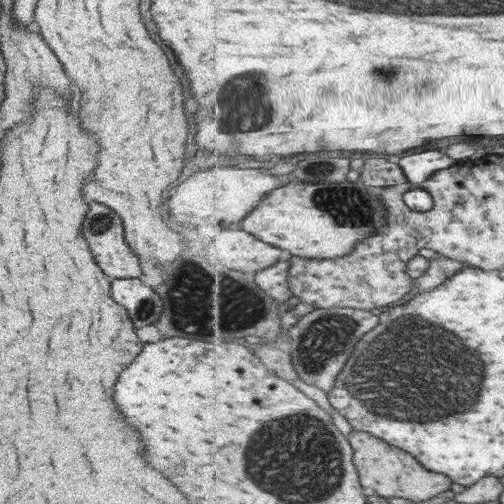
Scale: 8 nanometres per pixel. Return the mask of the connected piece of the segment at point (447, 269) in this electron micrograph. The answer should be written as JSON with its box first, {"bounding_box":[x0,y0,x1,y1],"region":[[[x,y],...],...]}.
{"bounding_box":[416,255,467,293],"region":[[[442,255],[434,256],[428,263],[429,269],[427,269],[427,273],[416,280],[418,293],[435,290],[445,280],[449,280],[453,274],[461,272],[463,268],[467,268],[464,262]]]}

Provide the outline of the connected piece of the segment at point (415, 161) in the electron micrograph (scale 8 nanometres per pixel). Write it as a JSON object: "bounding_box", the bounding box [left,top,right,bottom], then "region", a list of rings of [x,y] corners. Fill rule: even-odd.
{"bounding_box":[398,149,456,184],"region":[[[431,149],[429,152],[409,152],[398,162],[404,170],[405,176],[413,184],[421,184],[431,178],[438,170],[451,168],[456,160],[451,158],[445,150]]]}

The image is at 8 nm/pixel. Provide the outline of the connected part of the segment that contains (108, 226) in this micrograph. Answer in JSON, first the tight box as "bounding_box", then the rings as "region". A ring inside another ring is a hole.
{"bounding_box":[83,202,141,279],"region":[[[91,202],[87,216],[83,218],[83,238],[89,244],[89,250],[93,250],[93,260],[99,264],[101,272],[105,276],[113,279],[138,279],[141,276],[141,269],[138,266],[136,254],[129,248],[125,242],[124,234],[121,228],[121,220],[111,212],[109,208],[103,208],[101,204]]]}

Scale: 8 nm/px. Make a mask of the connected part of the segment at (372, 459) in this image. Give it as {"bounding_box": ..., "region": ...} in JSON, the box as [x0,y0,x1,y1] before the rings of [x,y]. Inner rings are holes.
{"bounding_box":[351,432,454,502],"region":[[[351,432],[351,446],[355,448],[355,466],[358,468],[362,485],[365,488],[379,490],[379,497],[385,498],[406,498],[413,502],[425,502],[435,496],[442,496],[441,493],[451,488],[454,480],[449,476],[443,476],[440,472],[431,472],[425,466],[419,464],[419,460],[411,454],[407,454],[401,448],[395,448],[387,444],[385,440],[375,438],[369,432]]]}

